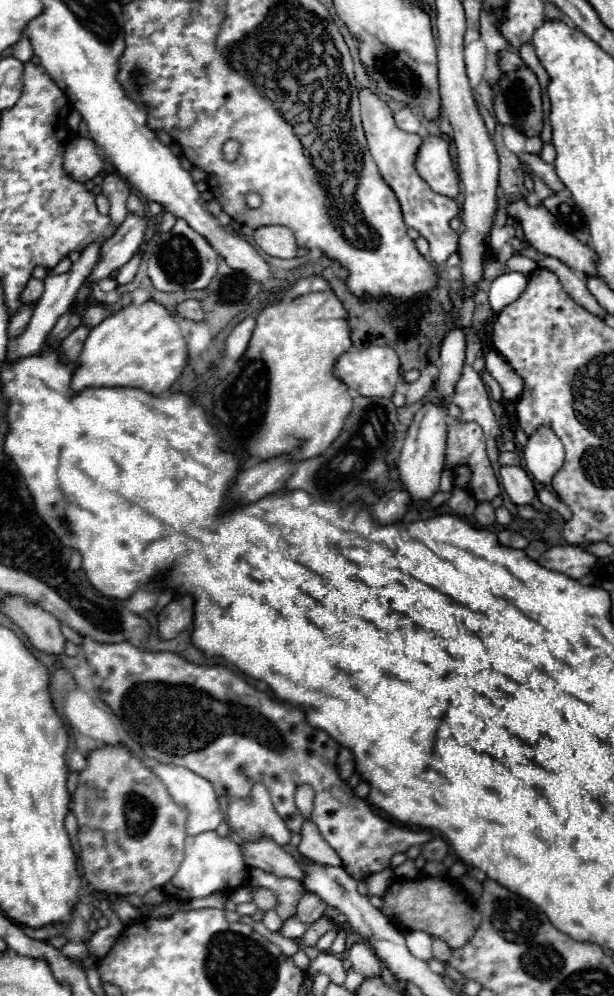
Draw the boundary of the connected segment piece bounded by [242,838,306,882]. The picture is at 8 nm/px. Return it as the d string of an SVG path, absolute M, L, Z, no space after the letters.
M262 838L258 842L246 842L242 846L244 860L250 868L260 868L264 872L276 874L280 878L294 878L298 882L304 882L304 868L302 862L286 852L282 846L274 844L270 838Z

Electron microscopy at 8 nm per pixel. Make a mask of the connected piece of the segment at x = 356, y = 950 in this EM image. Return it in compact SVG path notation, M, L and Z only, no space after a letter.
M366 942L352 944L348 950L348 958L350 958L354 970L358 970L362 976L370 978L370 976L380 974L380 960Z

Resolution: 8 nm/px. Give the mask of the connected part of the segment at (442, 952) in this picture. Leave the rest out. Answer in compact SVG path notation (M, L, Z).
M434 938L432 940L432 950L434 950L434 958L438 958L440 962L448 962L450 960L450 946L444 942L444 940L438 940Z

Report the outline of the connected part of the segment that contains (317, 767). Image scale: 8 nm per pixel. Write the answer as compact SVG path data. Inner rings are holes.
M82 636L82 652L84 652L88 664L90 664L92 668L96 668L96 674L104 680L102 686L100 686L100 698L112 708L112 712L120 718L124 730L130 734L130 738L132 738L134 742L138 742L138 744L142 746L142 750L144 750L144 754L146 754L148 758L154 758L154 760L164 762L164 764L172 764L172 766L184 766L184 768L188 768L188 770L192 770L192 772L204 776L206 780L212 782L212 786L214 786L214 790L216 790L218 796L226 796L226 798L230 798L230 800L248 798L250 792L252 792L252 786L254 786L256 782L266 784L266 788L268 788L270 794L272 794L272 804L274 804L276 812L282 816L282 820L286 822L286 826L288 826L292 832L296 832L296 834L300 832L300 828L302 828L302 824L304 824L304 816L302 816L302 814L296 810L296 806L294 806L294 792L296 792L296 788L298 788L300 784L310 784L310 786L314 788L314 792L316 792L314 810L312 810L310 820L318 826L322 838L336 850L336 854L342 858L342 866L344 866L356 880L366 878L366 876L370 876L370 874L374 874L374 872L380 872L380 870L388 868L388 866L390 866L390 858L392 858L394 854L406 852L410 846L420 846L420 844L424 844L424 842L428 842L428 840L432 838L432 834L426 832L426 830L402 828L402 826L396 826L396 824L392 824L390 820L386 820L386 818L382 818L382 816L376 816L376 814L372 812L372 808L366 804L366 800L356 798L354 792L338 778L338 772L336 772L336 766L334 766L336 756L338 756L338 744L336 744L326 732L308 726L306 720L304 720L304 712L302 712L302 710L298 710L298 708L294 708L294 706L290 706L290 704L286 704L286 702L278 702L278 700L270 698L270 696L264 694L264 692L258 692L254 686L250 686L250 684L244 682L240 676L236 676L232 670L228 670L228 668L224 668L224 666L196 666L196 664L186 662L186 660L180 658L178 654L138 650L138 648L134 648L130 642L102 644L102 642L90 640L90 636Z

